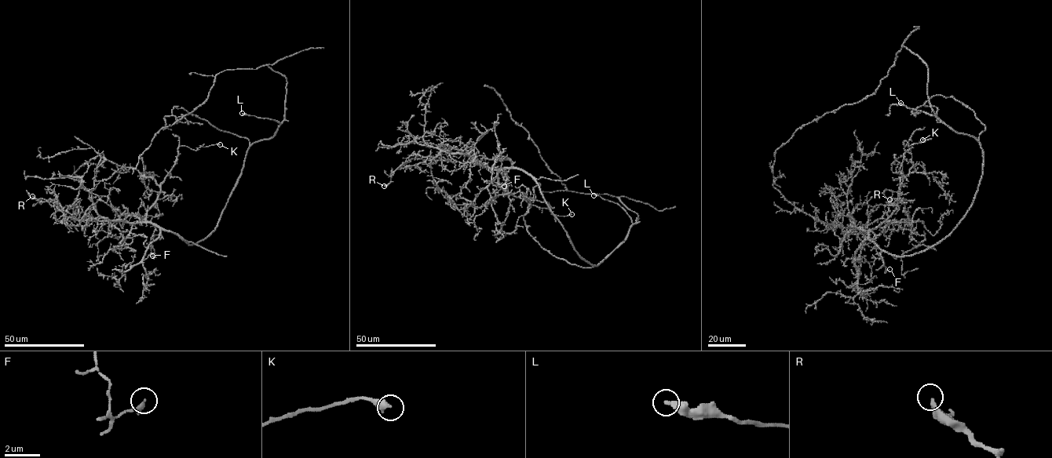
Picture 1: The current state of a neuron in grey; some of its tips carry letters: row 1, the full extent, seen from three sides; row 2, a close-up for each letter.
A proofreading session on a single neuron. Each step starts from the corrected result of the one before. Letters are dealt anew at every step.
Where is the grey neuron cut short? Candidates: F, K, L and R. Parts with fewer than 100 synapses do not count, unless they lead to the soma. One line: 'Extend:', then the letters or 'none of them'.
Extend: none of them

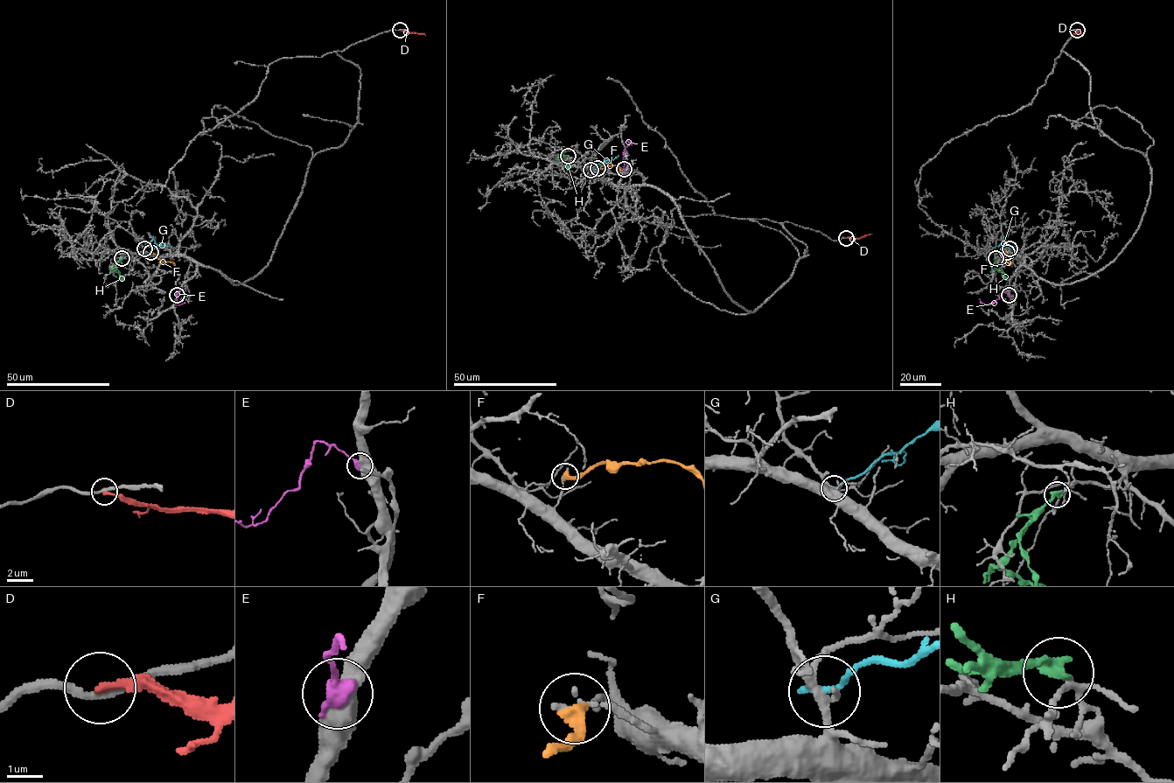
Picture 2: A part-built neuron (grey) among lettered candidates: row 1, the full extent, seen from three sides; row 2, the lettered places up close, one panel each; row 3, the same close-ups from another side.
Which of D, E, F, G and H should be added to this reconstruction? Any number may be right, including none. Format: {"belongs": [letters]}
{"belongs": []}

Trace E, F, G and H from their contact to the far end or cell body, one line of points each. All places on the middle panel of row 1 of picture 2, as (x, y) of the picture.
E: (624, 169), (624, 152), (628, 141)
F: (597, 168), (617, 166), (622, 171)
G: (590, 170), (618, 155)
H: (568, 156), (558, 157), (568, 167), (571, 165)

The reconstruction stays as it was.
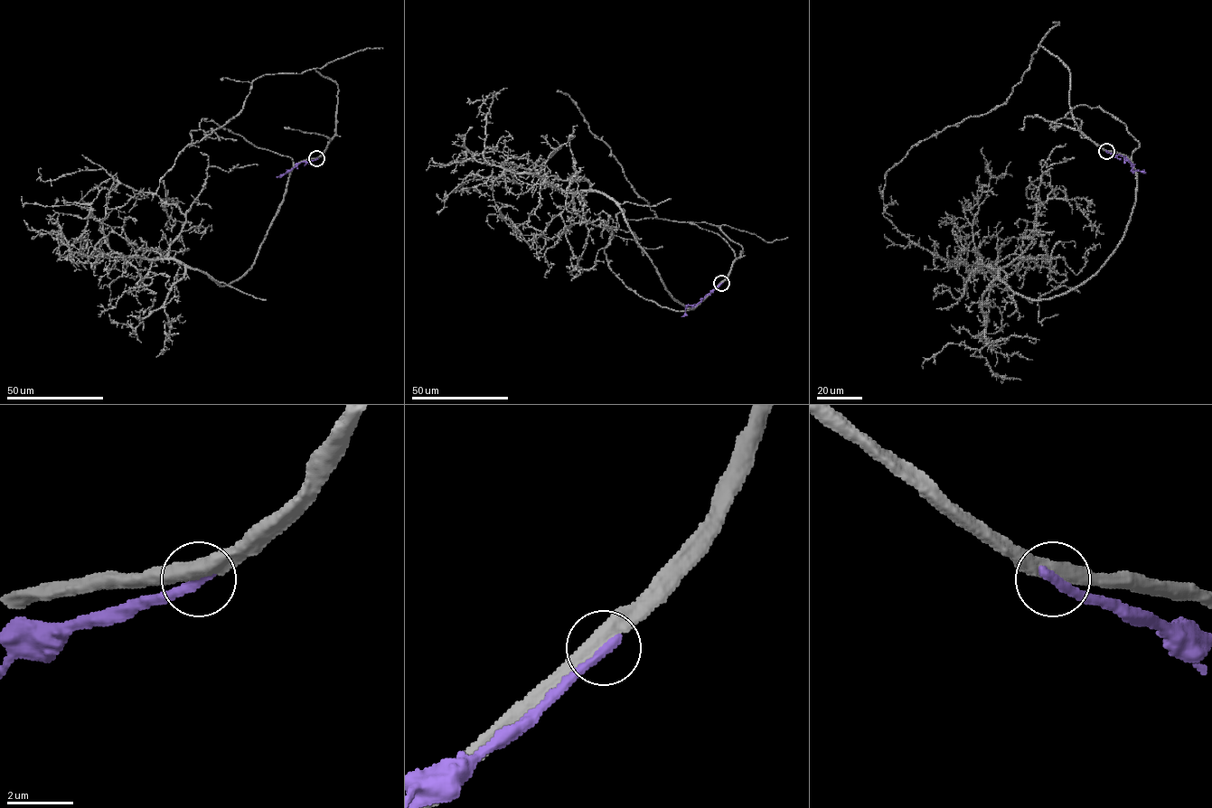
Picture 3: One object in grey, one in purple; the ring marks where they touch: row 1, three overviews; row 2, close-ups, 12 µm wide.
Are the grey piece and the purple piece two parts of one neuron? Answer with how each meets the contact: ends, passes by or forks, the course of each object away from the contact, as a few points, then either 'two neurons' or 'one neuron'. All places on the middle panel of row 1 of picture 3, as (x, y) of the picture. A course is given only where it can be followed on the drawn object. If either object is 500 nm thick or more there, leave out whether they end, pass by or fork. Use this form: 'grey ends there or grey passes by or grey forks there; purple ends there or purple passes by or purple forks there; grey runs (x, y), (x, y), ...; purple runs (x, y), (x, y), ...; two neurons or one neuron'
grey passes by; purple ends there; grey runs (721, 283), (694, 308), (680, 303), (599, 192), (562, 192), (507, 168), (519, 183), (468, 180), (446, 201); purple runs (721, 283), (696, 304), (688, 305), (685, 314), (681, 316); two neurons

